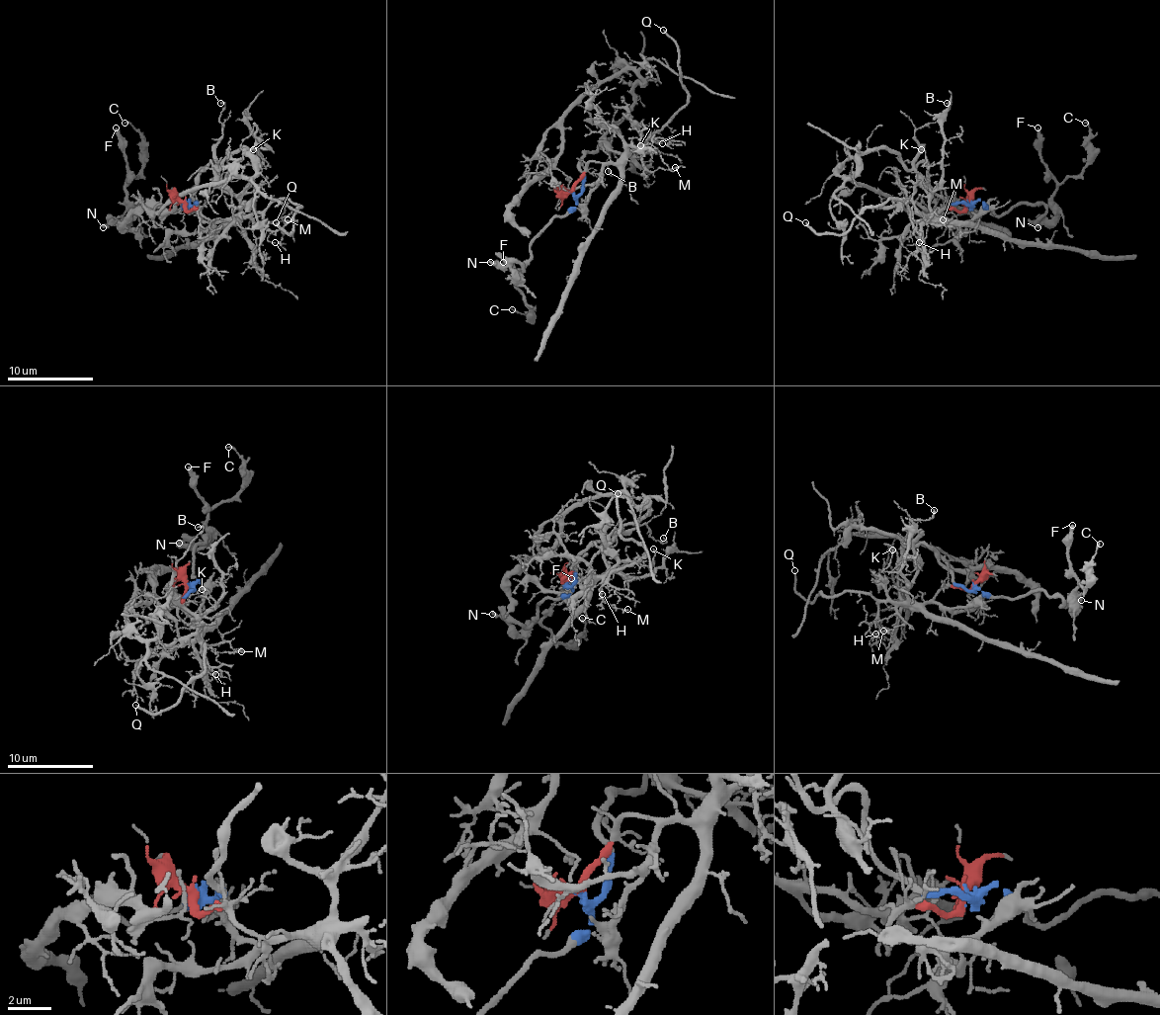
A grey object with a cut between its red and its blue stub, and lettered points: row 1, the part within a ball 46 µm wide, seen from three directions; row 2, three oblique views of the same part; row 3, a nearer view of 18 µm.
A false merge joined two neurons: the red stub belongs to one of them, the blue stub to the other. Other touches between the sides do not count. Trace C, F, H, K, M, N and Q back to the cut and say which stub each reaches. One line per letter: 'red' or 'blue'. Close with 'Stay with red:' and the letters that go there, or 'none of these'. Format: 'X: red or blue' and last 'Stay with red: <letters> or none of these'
C: blue
F: blue
H: red
K: red
M: red
N: blue
Q: red
Stay with red: H, K, M, Q

